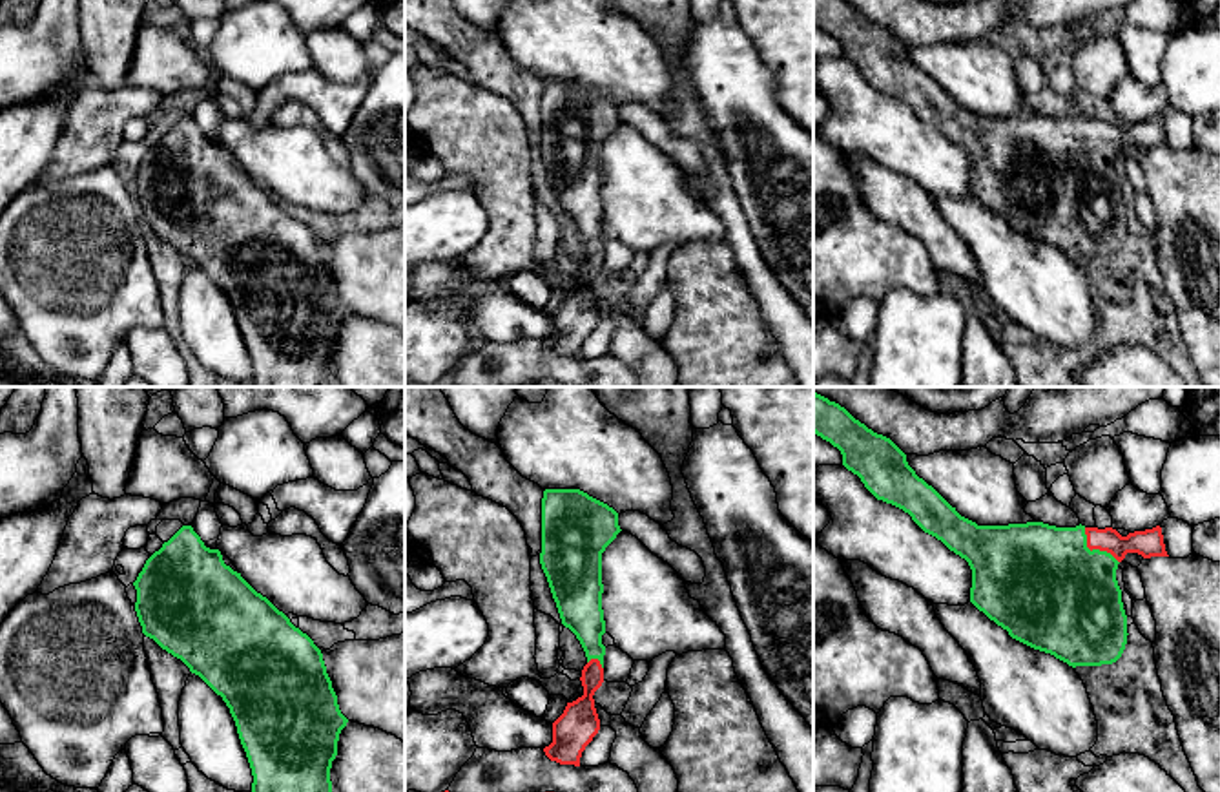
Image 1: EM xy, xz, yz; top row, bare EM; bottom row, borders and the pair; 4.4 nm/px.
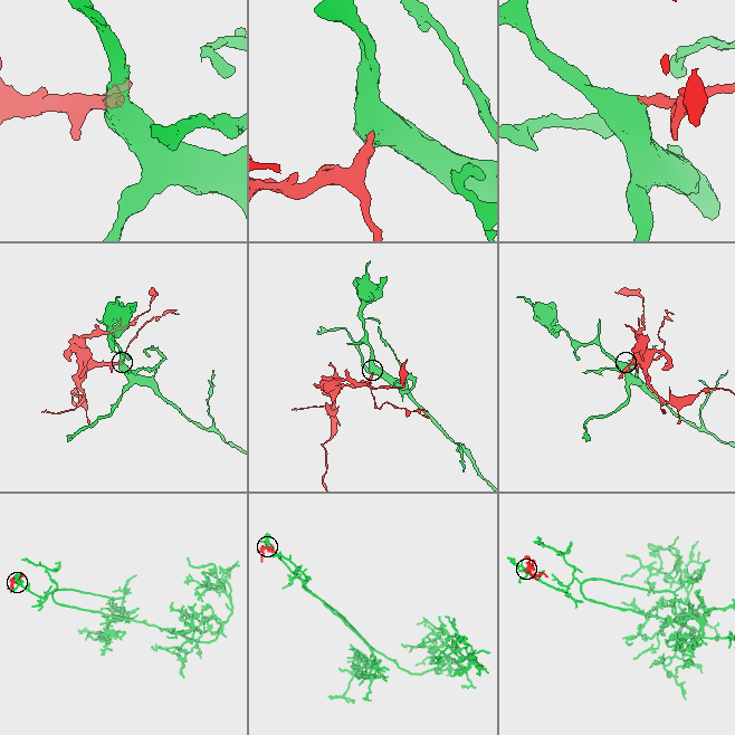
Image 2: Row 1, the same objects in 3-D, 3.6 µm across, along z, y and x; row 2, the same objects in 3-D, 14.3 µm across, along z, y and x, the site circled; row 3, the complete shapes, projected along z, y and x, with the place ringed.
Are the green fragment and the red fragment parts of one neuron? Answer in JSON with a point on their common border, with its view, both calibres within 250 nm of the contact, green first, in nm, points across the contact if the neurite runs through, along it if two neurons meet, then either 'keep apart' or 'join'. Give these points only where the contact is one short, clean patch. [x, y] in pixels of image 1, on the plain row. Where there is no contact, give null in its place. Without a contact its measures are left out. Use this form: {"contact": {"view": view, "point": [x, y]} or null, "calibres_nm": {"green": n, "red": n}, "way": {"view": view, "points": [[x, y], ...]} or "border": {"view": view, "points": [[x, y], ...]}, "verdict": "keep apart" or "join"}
{"contact": {"view": "yz", "point": [1095, 141]}, "calibres_nm": {"green": 480, "red": 120}, "way": {"view": "yz", "points": [[1064, 188], [1095, 141], [1149, 134]]}, "verdict": "join"}

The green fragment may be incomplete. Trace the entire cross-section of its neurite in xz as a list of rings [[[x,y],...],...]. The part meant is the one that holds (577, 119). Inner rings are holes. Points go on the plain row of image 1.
[[[545,80],[542,89],[542,144],[540,155],[547,168],[562,215],[580,232],[587,255],[582,261],[584,287],[567,294],[563,305],[553,314],[553,334],[543,339],[551,352],[580,358],[585,338],[600,321],[594,299],[594,283],[604,274],[605,212],[602,201],[602,144],[620,124],[618,104],[607,95],[580,80]]]

